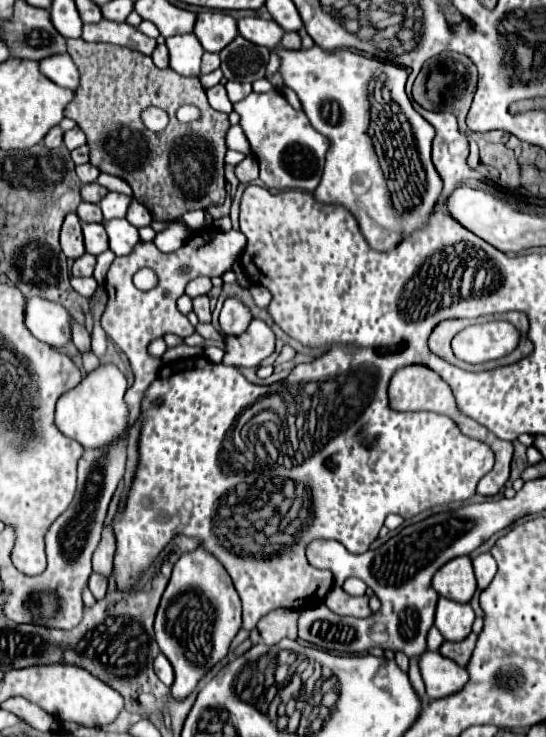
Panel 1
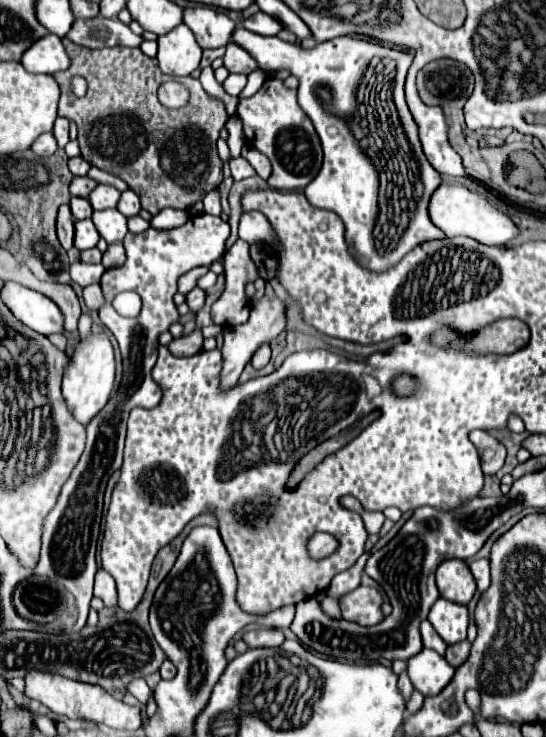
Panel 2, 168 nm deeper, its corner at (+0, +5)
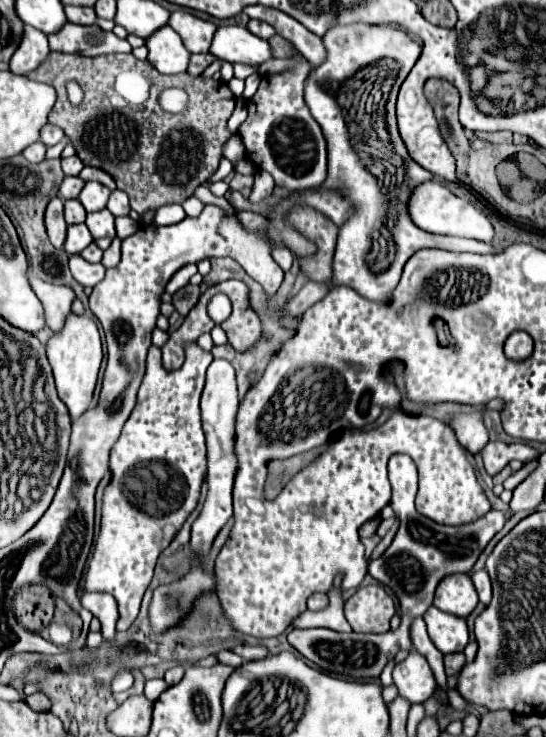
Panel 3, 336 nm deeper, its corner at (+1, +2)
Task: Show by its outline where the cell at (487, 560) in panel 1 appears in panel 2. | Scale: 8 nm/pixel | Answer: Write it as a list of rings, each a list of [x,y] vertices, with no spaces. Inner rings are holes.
[[[488,558],[472,560],[470,562],[470,570],[474,574],[474,580],[478,584],[478,590],[484,592],[490,586],[490,560]]]

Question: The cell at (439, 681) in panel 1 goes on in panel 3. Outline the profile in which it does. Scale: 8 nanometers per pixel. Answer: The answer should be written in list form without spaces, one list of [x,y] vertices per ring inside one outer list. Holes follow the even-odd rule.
[[[411,651],[405,661],[395,665],[393,683],[409,703],[425,703],[437,687],[427,659],[417,651]]]

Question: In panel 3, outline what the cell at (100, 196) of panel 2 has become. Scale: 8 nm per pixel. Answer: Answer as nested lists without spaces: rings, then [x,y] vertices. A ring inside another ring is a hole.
[[[89,181],[89,183],[85,183],[83,191],[79,193],[79,201],[81,201],[81,205],[85,207],[85,211],[93,213],[93,211],[105,209],[109,195],[111,195],[111,191],[109,191],[105,185]]]

